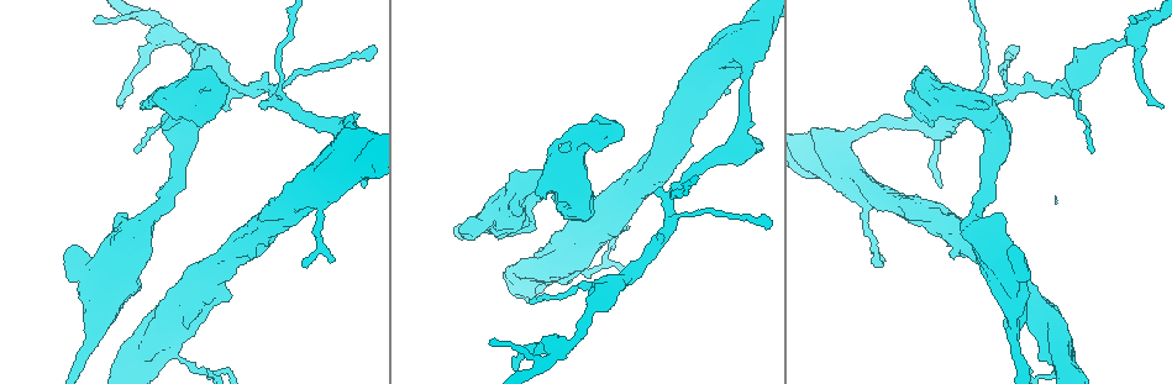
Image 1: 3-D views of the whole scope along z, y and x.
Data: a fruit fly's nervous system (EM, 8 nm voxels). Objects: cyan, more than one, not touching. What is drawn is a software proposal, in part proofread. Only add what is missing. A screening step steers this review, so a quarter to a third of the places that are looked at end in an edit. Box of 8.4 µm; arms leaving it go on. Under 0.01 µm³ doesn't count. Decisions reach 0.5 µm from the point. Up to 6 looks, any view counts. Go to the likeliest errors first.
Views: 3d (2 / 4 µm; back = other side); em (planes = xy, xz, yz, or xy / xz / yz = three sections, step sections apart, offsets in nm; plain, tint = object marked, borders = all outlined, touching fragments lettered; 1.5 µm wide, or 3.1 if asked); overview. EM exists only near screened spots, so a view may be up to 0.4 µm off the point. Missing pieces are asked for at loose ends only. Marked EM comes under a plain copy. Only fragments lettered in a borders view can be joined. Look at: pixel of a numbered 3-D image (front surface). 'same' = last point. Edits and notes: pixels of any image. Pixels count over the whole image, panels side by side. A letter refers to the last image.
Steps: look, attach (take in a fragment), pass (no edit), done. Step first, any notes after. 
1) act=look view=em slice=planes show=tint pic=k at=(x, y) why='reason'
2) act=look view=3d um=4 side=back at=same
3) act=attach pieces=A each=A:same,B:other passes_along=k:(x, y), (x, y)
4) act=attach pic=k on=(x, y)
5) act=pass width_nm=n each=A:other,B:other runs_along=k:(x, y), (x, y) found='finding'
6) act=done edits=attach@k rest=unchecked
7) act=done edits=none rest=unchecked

act=look view=3d um=4 pic=1 at=(533, 303) why='tapers out'

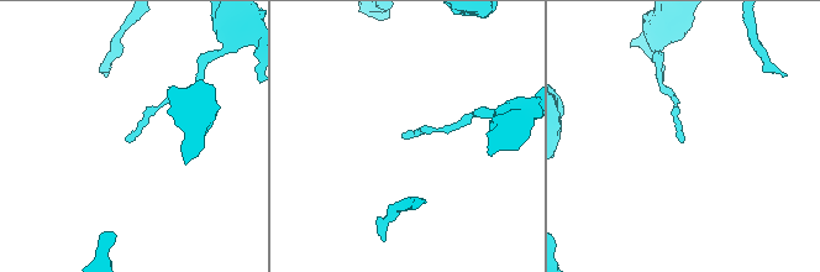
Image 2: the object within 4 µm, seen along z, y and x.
act=look view=em slice=planes show=tint pic=2 at=(129, 140)

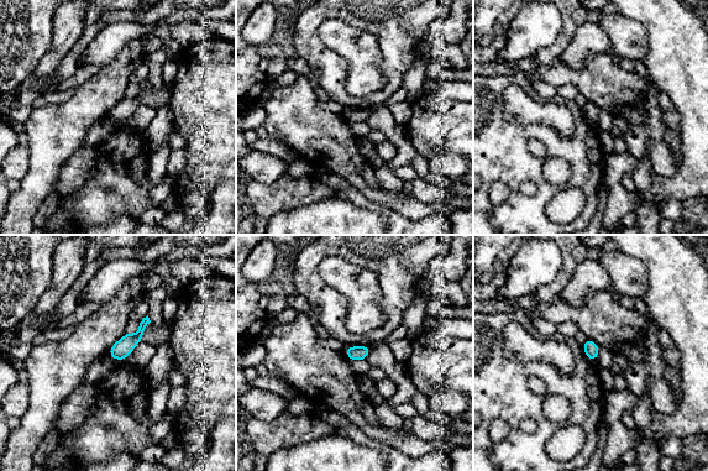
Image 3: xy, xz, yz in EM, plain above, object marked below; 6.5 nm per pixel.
act=look view=em slice=planes show=borders at=same why='see the neighbours'

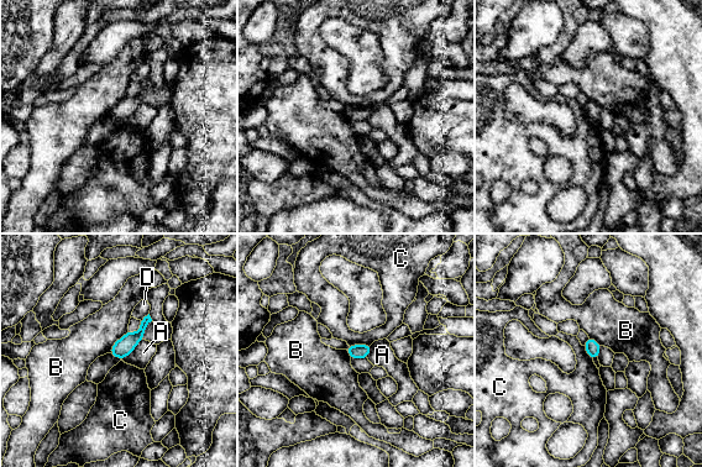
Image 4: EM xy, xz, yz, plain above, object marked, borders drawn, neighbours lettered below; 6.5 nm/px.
act=pass longest_contact=B:200nm each=A:other,B:other,C:other,D:other border=4:(370, 344), (351, 344), (349, 346) found='no lettered fragment goes on from it'

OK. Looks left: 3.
act=look view=3d um=2 pic=1 at=(543, 195) why='thick end'

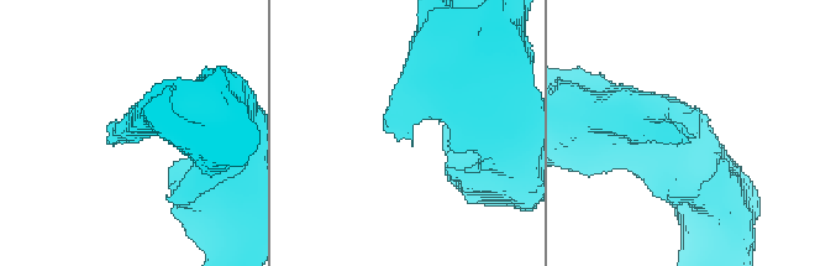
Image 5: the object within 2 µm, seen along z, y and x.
act=look view=em slice=planes show=tint pic=5 at=(687, 138)

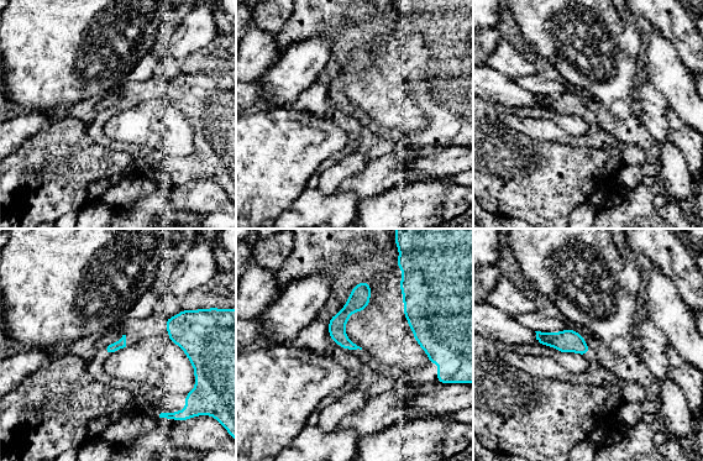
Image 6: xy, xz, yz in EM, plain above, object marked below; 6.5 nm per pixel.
act=look view=em slice=planes show=borders at=same why='what lies round it'

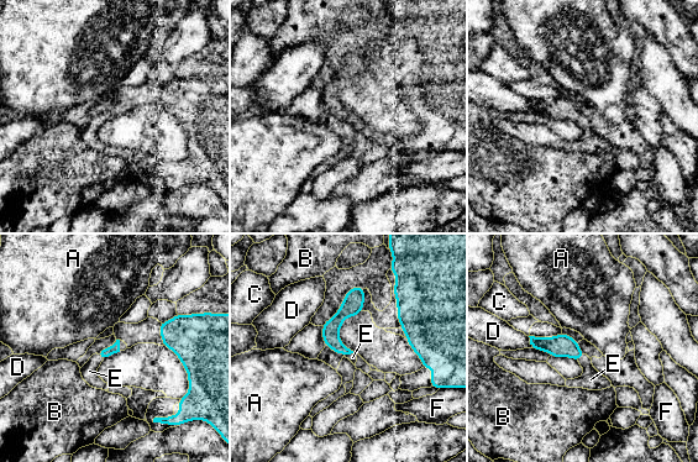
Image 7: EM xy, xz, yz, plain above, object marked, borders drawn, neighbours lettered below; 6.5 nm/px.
act=attach pieces=E each=A:other,B:other,C:other,D:other,E:same,F:other found='it goes on there'

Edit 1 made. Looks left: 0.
act=done edits=attach@7 rest=unchecked

